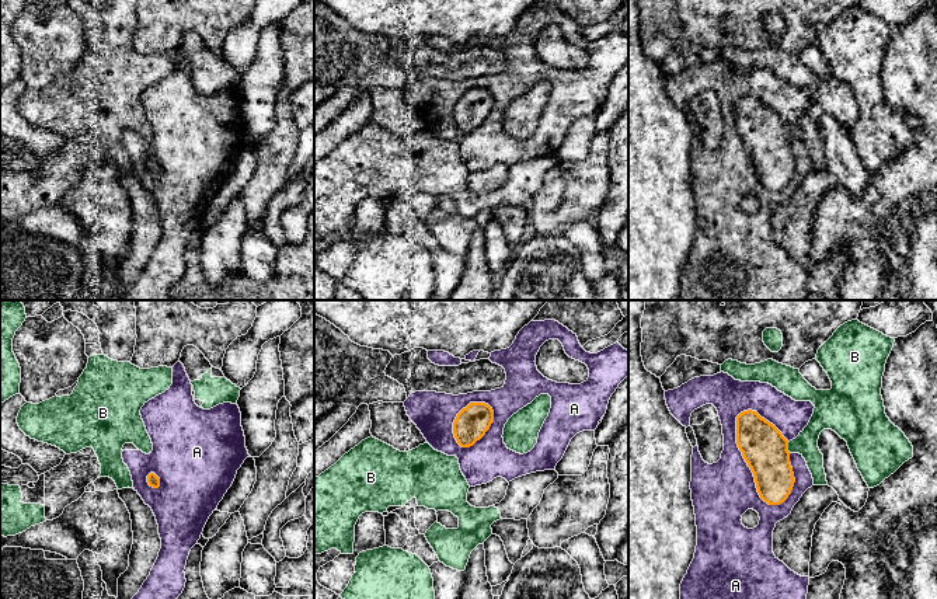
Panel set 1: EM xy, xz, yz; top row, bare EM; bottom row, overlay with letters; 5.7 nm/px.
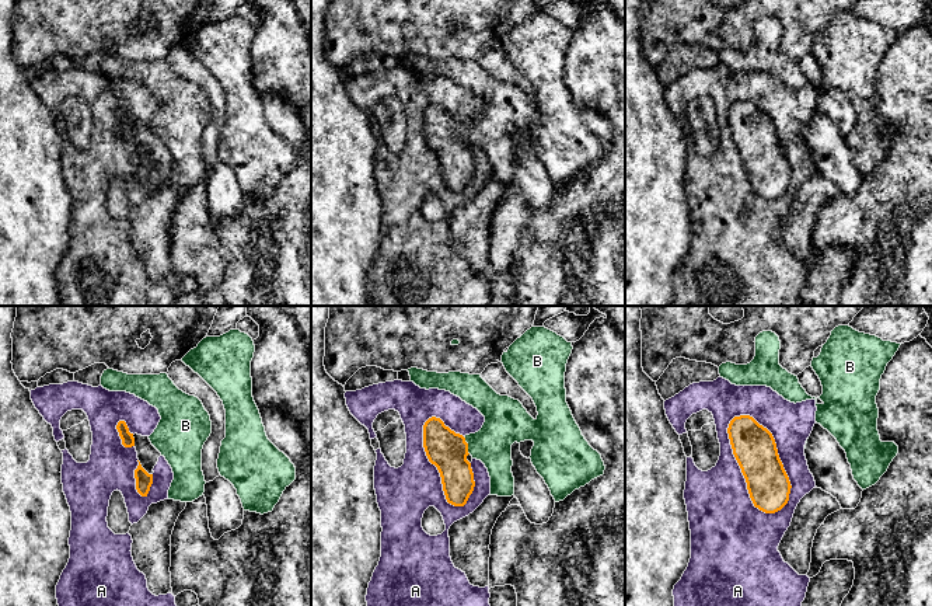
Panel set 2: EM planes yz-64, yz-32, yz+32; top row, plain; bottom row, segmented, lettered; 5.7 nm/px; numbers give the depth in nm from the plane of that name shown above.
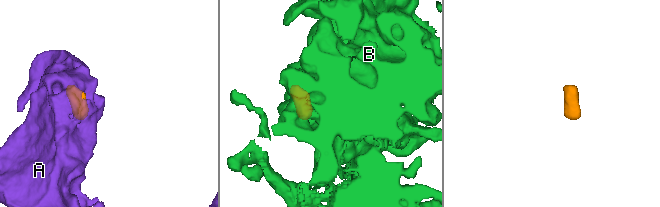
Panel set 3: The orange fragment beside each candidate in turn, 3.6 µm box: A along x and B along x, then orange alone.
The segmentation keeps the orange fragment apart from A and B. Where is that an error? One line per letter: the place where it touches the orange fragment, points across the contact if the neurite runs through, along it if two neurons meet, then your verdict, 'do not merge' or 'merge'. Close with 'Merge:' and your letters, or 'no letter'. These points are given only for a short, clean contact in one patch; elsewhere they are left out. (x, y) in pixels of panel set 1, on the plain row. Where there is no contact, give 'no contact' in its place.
A: yz (746, 147) | do not merge
B: yz (787, 133) | across yz (765, 135), (787, 133), (805, 129) | merge
Merge: B

